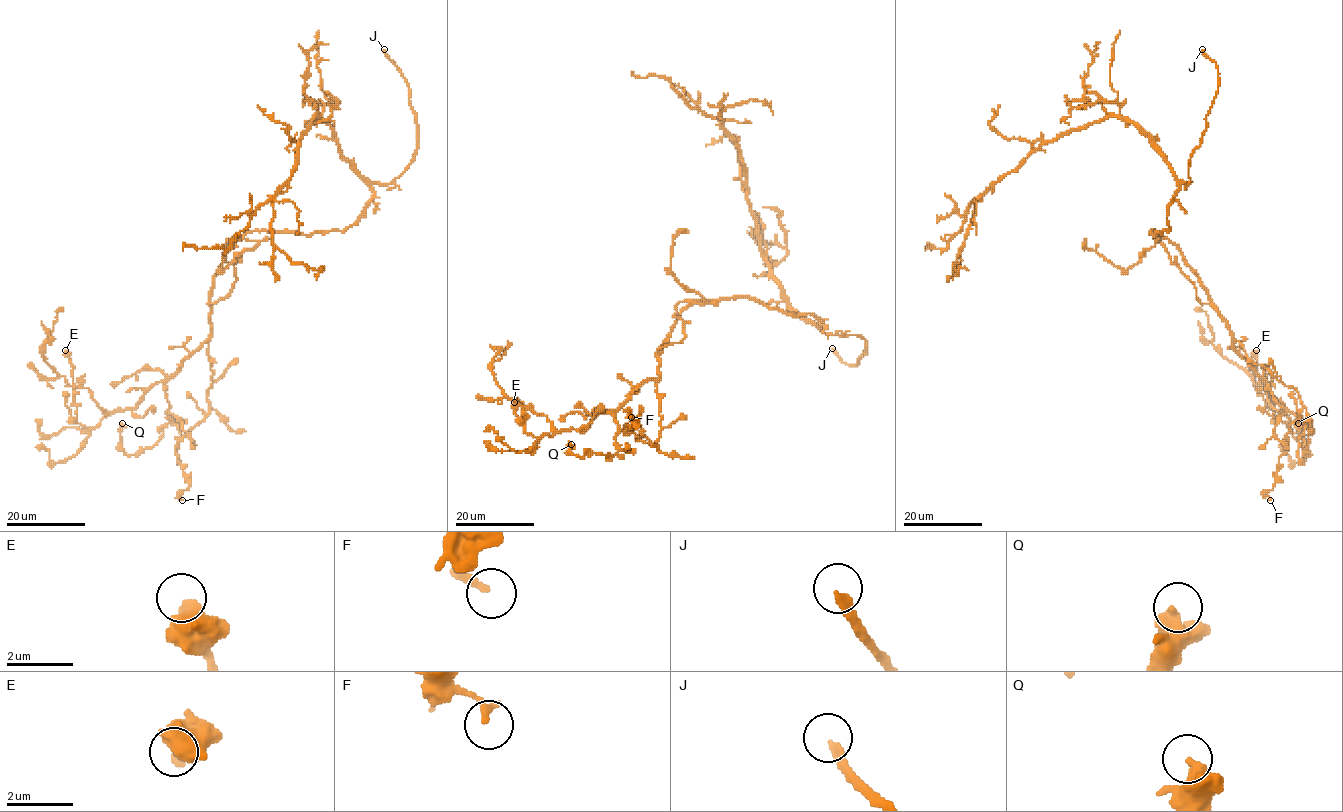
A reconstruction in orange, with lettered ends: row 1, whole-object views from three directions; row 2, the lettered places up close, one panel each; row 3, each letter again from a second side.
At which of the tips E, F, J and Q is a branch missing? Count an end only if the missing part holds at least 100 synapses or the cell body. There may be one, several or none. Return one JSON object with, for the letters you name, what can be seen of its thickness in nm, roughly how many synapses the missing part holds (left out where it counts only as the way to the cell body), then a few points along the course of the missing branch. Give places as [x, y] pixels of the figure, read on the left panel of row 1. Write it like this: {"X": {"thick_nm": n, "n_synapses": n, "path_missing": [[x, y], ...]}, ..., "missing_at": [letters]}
{"J": {"thick_nm": 240, "path_missing": [[384, 49], [379, 31], [362, 10], [342, 7], [338, 3]]}, "missing_at": ["J"]}

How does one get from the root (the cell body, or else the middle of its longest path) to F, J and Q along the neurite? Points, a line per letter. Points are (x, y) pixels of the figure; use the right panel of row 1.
F: (1151, 233), (1177, 247), (1245, 354), (1298, 393), (1303, 409), (1289, 427), (1276, 483), (1266, 493), (1270, 500)
J: (1151, 233), (1168, 230), (1169, 204), (1178, 183), (1189, 183), (1189, 160), (1216, 94), (1218, 68), (1202, 49)
Q: (1151, 233), (1177, 247), (1227, 324), (1233, 347), (1267, 383), (1273, 399), (1310, 426), (1311, 455), (1298, 423)

